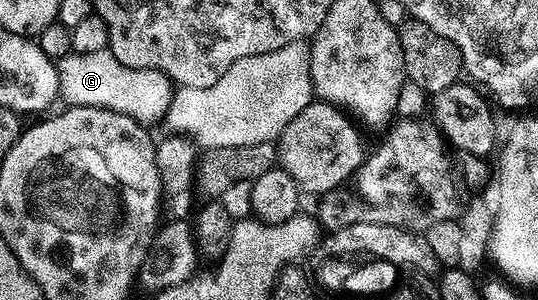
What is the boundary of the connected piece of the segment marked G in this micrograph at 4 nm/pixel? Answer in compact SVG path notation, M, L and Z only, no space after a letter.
M109 49L87 54L70 53L57 59L58 93L67 107L94 106L96 109L111 110L143 124L161 123L166 117L175 87L170 77L159 70L128 68L112 56Z

